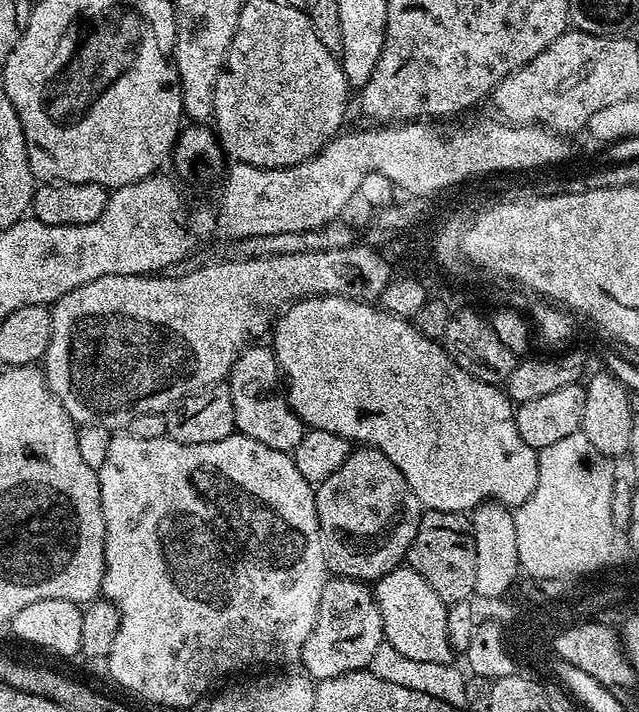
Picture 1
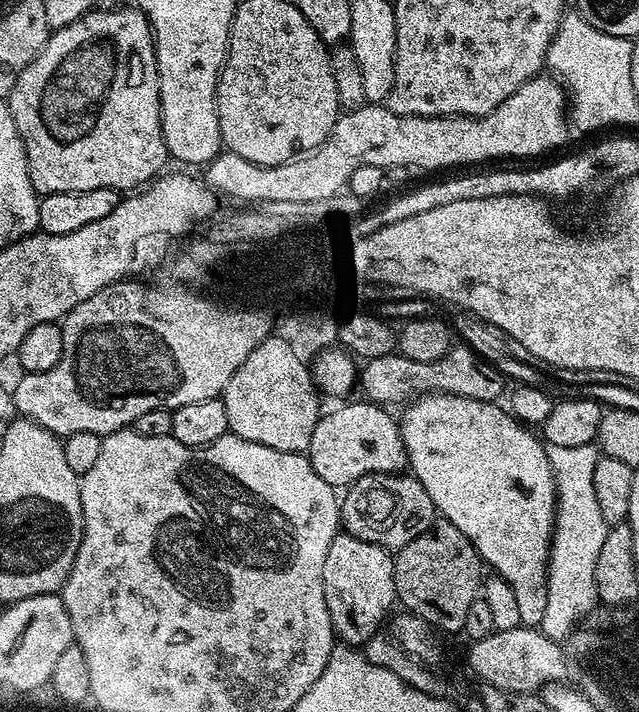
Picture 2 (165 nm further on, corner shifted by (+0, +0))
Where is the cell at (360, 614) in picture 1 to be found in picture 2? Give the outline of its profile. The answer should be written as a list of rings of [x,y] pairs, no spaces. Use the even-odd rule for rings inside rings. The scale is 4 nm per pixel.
[[[337,534],[330,542],[326,566],[322,566],[326,606],[332,615],[332,630],[345,645],[364,646],[381,631],[380,623],[397,603],[394,586],[394,556],[391,551],[357,536]]]

